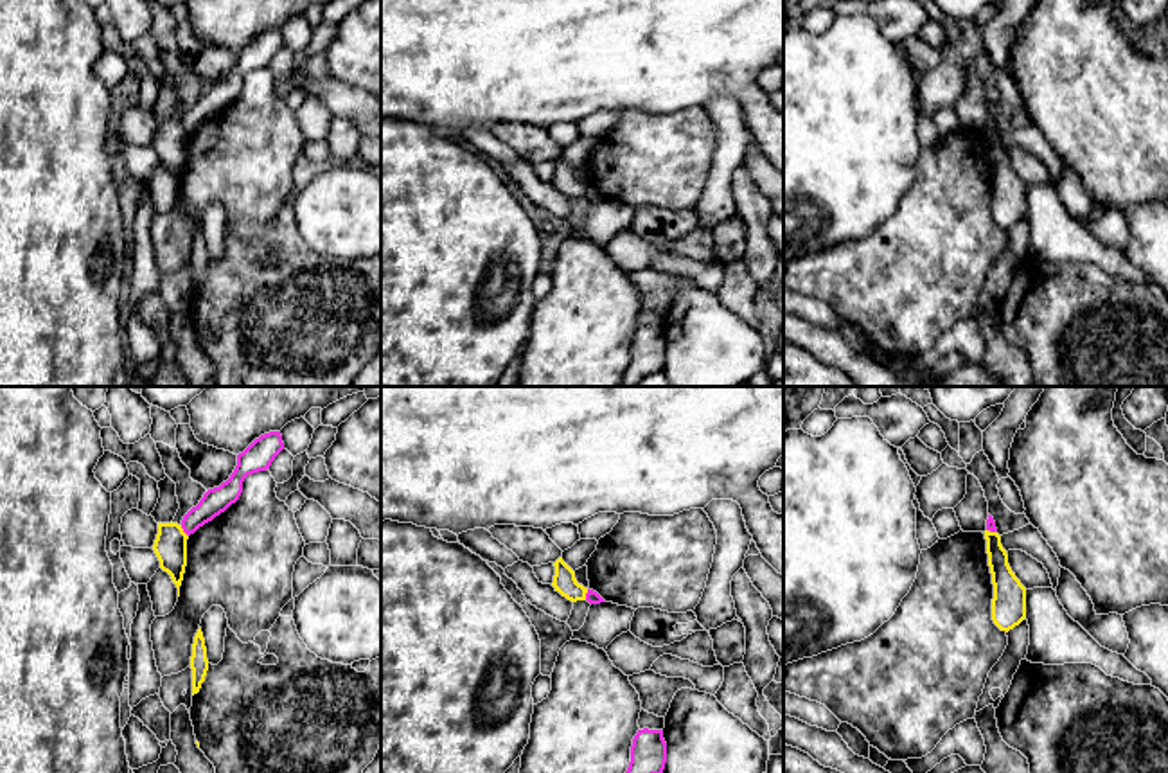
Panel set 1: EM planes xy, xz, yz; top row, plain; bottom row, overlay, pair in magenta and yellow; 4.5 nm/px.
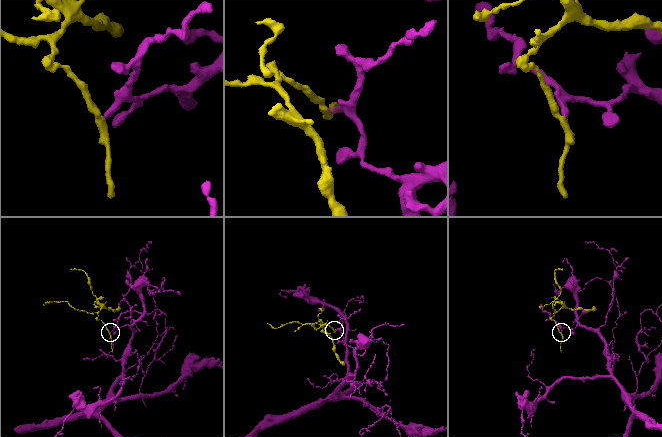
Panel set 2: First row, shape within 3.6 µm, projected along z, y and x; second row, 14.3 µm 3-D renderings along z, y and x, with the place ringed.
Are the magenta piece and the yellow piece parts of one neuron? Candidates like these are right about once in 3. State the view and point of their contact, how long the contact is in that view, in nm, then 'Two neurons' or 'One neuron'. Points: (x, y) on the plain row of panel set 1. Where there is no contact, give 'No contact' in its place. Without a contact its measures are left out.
Touches magenta at xy (184, 128). Shared border 70 nm. Two neurons

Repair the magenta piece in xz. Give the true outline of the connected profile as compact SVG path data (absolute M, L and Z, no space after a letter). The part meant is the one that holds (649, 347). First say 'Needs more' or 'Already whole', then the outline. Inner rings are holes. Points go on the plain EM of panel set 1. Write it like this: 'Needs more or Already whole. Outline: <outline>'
Already whole. Outline: M638 327L631 343L631 360L622 385L638 386L652 372L661 372L667 360L663 327Z

